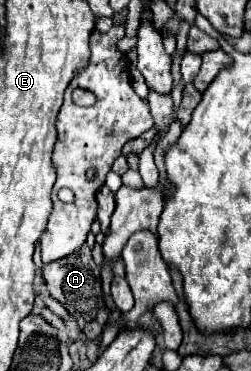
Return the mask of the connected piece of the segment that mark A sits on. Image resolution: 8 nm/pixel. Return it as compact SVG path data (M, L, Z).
M83 245L79 251L73 255L67 255L65 259L53 261L49 265L43 265L41 269L43 281L47 285L47 291L53 299L57 299L69 313L75 315L81 331L89 339L99 339L105 323L107 323L107 307L103 303L103 293L101 293L101 277L99 277L99 267L95 265L91 257L91 247Z

